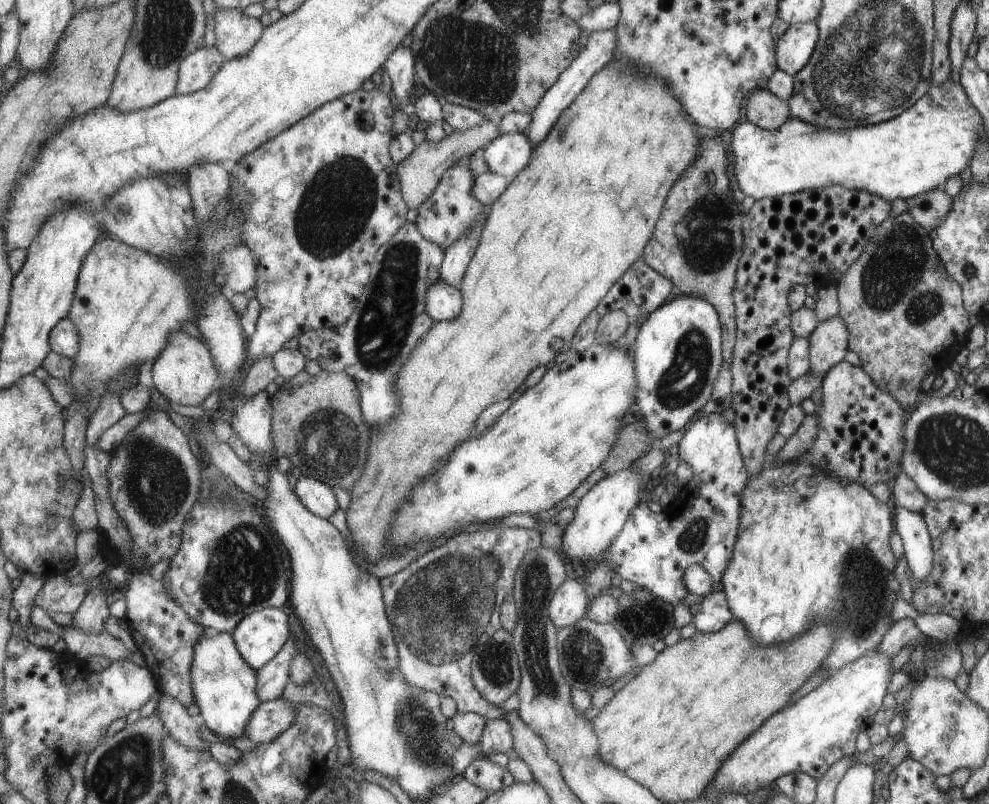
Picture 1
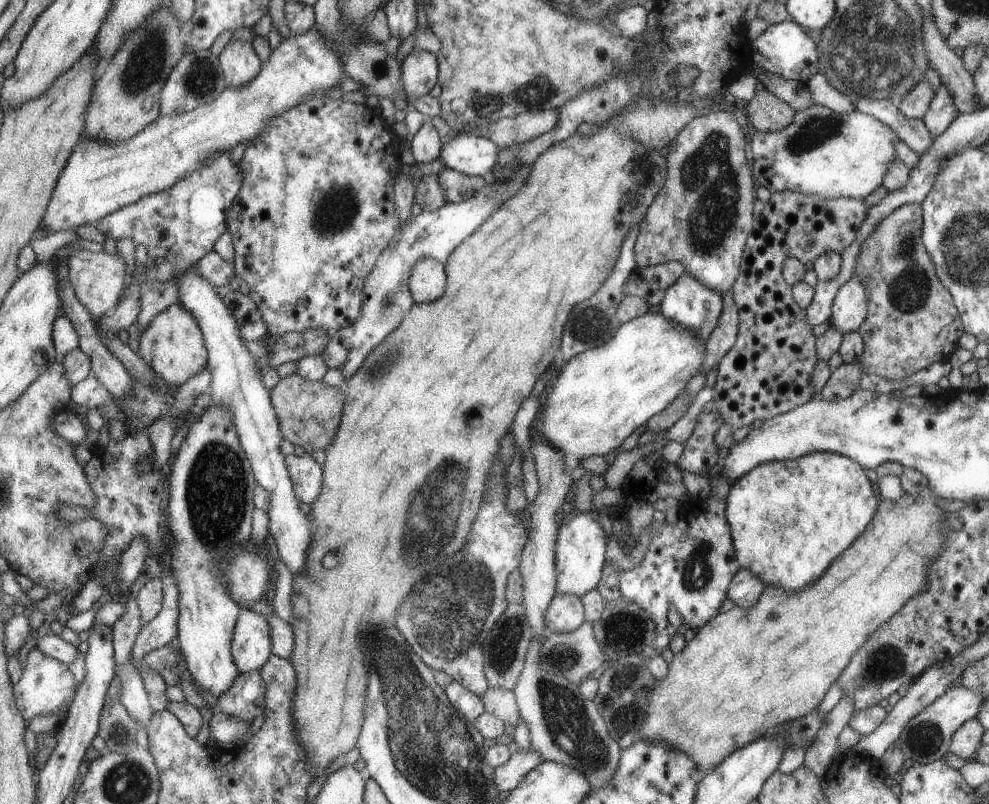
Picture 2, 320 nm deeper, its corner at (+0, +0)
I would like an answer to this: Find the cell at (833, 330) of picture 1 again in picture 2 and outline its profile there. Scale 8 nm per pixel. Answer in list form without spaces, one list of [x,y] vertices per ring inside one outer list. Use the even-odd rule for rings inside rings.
[[[849,277],[835,293],[829,324],[839,332],[857,331],[868,314],[868,292],[857,277]]]

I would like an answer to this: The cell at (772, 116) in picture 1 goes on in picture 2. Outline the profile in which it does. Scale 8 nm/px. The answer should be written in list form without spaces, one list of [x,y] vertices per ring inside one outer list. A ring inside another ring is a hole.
[[[767,89],[755,92],[753,97],[742,104],[747,120],[756,131],[769,132],[785,128],[796,113],[786,102],[771,94]]]

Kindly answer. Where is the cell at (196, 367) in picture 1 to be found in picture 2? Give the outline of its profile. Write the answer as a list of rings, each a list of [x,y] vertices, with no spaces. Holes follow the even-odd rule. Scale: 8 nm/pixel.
[[[181,302],[161,311],[141,334],[137,351],[170,385],[181,386],[208,366],[208,348],[197,317]]]

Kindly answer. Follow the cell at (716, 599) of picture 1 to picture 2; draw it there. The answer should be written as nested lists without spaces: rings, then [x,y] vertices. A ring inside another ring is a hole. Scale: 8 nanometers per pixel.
[[[740,569],[733,575],[728,584],[726,598],[729,598],[735,607],[750,607],[757,602],[764,584],[749,569]]]

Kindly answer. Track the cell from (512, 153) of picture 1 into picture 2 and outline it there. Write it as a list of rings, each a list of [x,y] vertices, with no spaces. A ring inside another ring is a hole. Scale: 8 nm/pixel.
[[[459,132],[459,134],[449,134],[449,139],[444,143],[440,156],[444,168],[467,175],[485,177],[493,168],[500,158],[500,146],[490,138],[482,137],[471,132]]]

